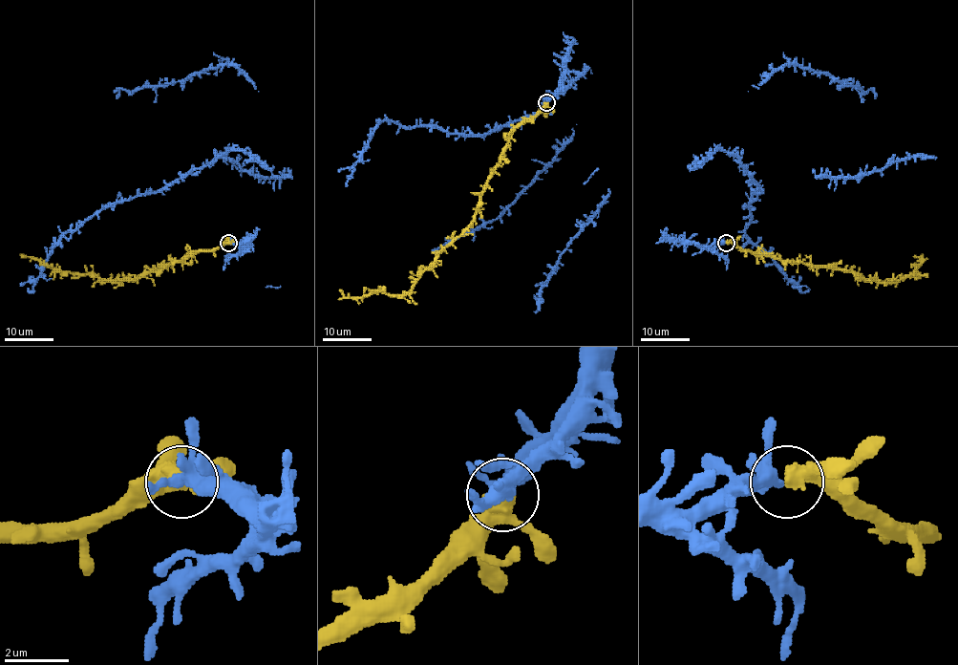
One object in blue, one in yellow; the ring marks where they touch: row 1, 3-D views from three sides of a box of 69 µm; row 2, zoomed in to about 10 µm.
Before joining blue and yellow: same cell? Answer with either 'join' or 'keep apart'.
join

